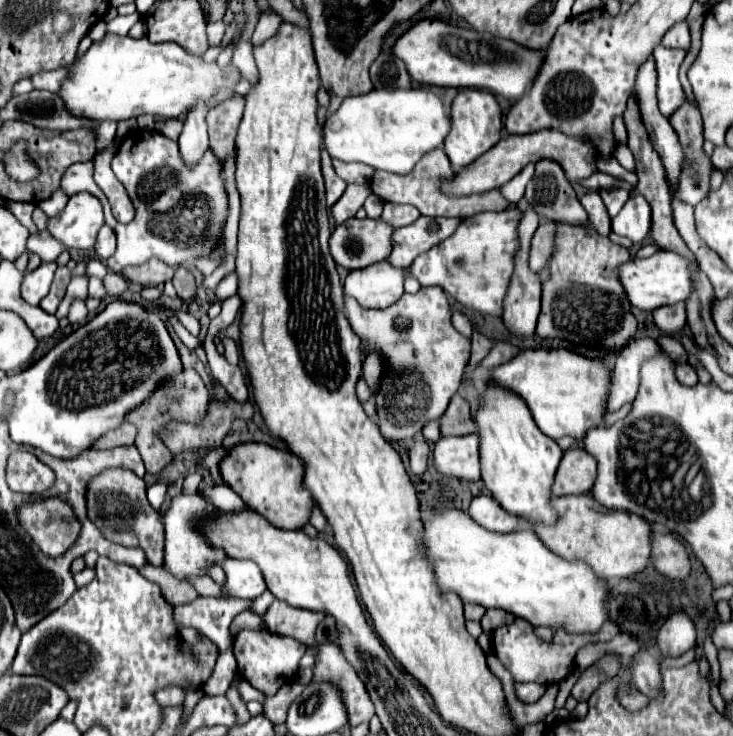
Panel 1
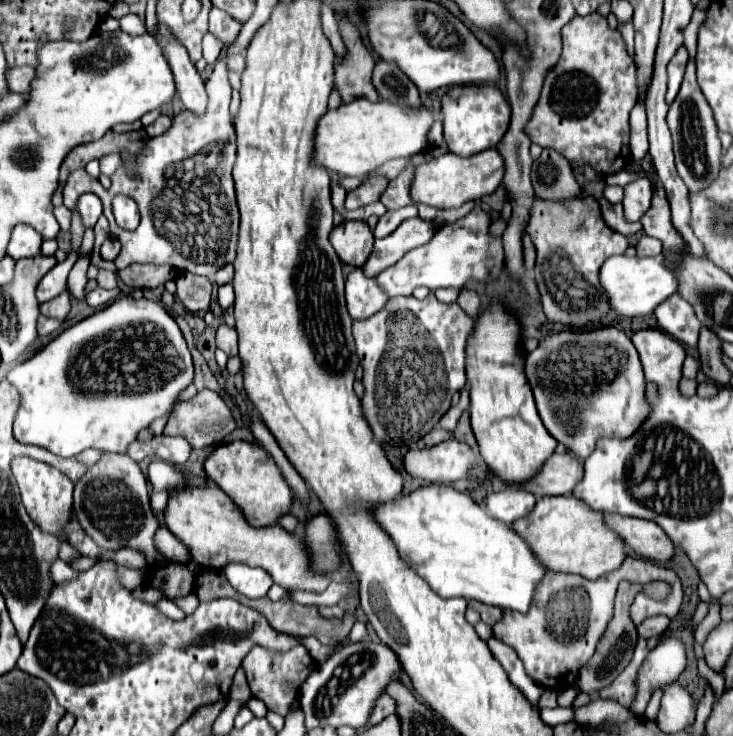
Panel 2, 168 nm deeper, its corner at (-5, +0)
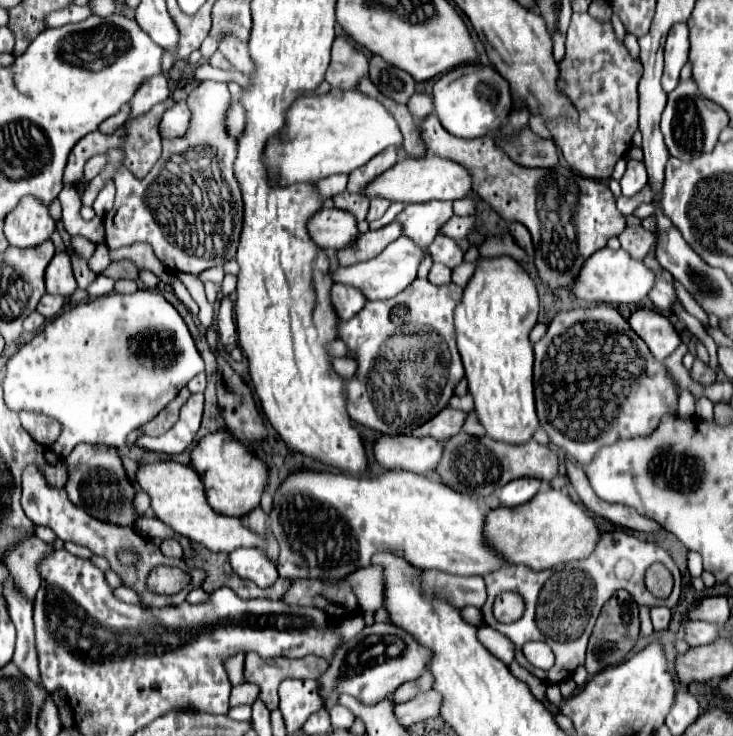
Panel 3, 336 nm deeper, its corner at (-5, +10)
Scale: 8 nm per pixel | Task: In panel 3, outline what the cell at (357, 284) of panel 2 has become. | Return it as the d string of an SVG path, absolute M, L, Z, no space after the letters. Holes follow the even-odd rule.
M335 284L331 288L331 300L335 302L335 310L339 310L341 320L349 320L355 316L367 302L361 290L355 290L355 286L349 284Z

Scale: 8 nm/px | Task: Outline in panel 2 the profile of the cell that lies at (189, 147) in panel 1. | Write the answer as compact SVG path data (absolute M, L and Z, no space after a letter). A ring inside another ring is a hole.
M157 22L157 28L155 28L155 42L159 44L159 48L163 48L163 54L171 64L177 96L181 98L185 108L193 110L195 114L203 114L207 108L205 84L195 64L189 60L189 54L183 48L183 44L175 40L175 34L171 32L171 28L167 28L167 24L161 24L161 22Z

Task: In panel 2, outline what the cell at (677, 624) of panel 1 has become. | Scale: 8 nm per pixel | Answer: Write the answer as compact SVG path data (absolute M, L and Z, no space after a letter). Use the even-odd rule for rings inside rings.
M669 636L659 646L655 646L639 668L639 692L635 692L635 704L631 704L629 712L641 718L653 690L673 684L685 670L685 664L685 648L677 638Z

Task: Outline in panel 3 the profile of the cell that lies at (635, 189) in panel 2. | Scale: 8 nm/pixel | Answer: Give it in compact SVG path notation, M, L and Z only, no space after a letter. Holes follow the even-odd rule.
M629 160L627 162L627 172L621 178L621 190L623 196L635 196L647 186L647 172L643 170L643 162Z

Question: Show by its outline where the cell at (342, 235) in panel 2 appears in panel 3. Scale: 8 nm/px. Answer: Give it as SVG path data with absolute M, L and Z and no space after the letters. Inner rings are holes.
M339 208L319 210L307 228L311 230L311 238L315 238L315 244L323 246L325 250L341 250L353 246L359 238L357 220L351 216L351 212Z

